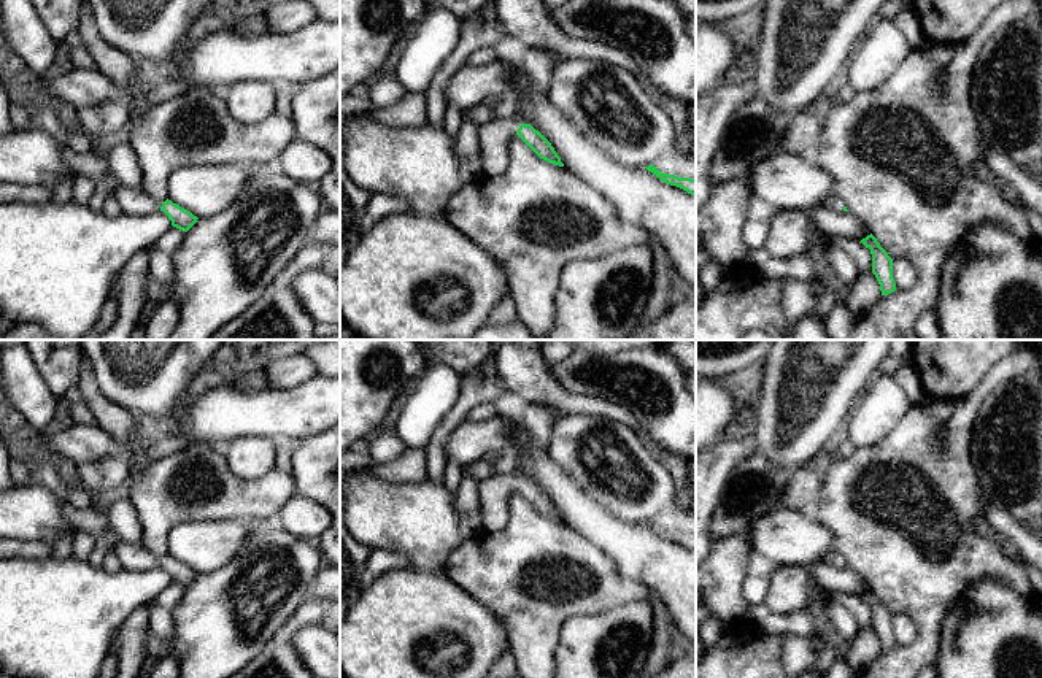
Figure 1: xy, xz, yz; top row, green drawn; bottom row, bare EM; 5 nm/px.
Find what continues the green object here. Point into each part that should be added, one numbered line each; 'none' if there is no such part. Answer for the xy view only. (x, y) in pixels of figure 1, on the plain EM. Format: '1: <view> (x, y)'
1: xy (137, 558)

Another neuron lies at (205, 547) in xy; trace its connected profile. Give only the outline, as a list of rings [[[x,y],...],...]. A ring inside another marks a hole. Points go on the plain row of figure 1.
[[[245,519],[181,522],[168,532],[168,556],[197,573],[210,573],[241,551],[248,530]]]

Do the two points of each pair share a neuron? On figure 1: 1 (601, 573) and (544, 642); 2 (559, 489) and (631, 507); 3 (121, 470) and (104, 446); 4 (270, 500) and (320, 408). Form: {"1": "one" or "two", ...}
{"1": "one", "2": "two", "3": "two", "4": "two"}

